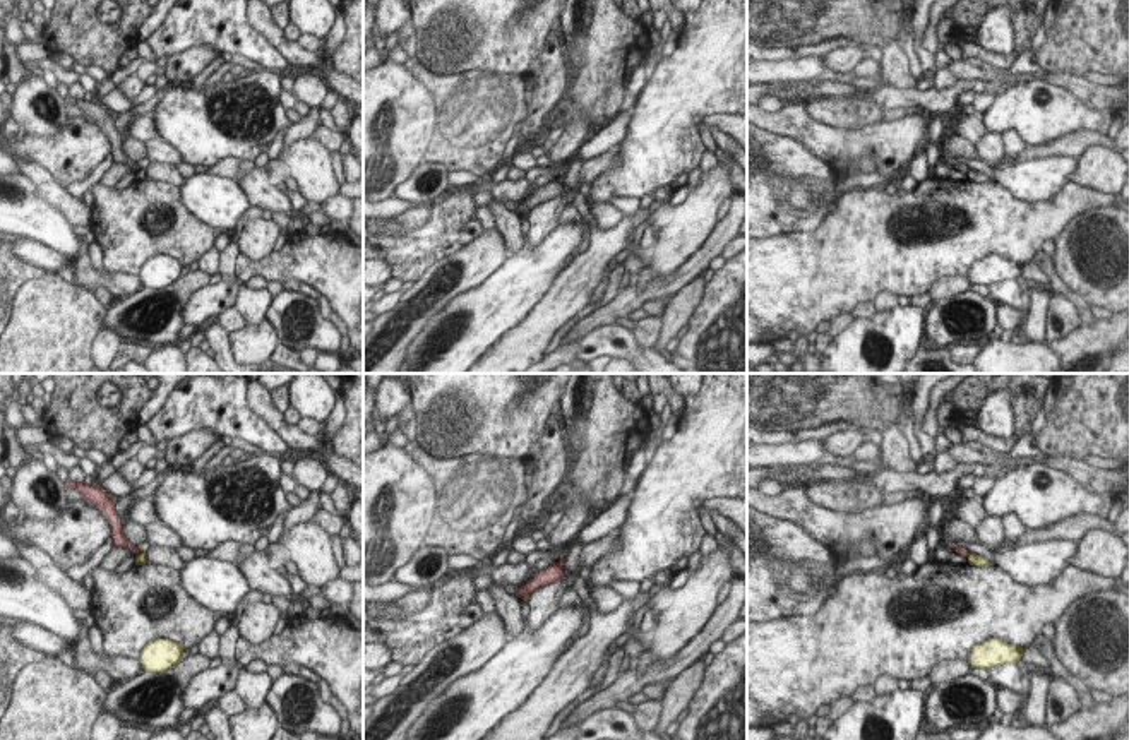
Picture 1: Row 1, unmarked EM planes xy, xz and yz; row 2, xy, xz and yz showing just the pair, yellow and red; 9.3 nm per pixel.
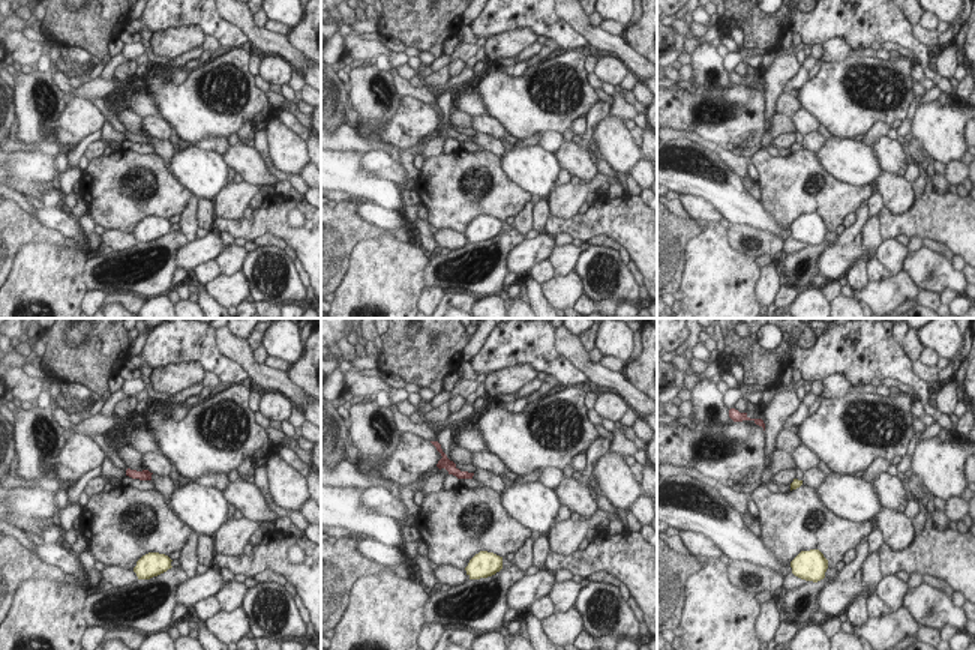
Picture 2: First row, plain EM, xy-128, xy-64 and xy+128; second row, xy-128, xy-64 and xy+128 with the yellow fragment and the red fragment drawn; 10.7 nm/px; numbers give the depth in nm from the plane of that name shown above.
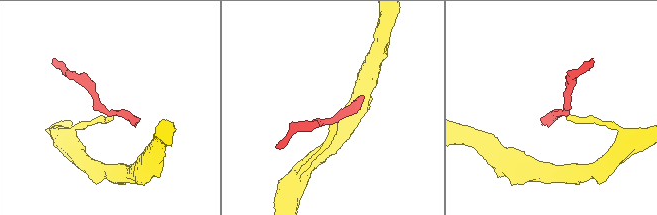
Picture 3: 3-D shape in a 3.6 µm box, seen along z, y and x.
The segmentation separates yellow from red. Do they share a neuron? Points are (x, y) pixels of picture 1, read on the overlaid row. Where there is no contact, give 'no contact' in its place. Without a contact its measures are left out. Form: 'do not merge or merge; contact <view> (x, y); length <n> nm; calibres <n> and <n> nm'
do not merge; contact xz (525, 596); length 90 nm; calibres 50 and 160 nm

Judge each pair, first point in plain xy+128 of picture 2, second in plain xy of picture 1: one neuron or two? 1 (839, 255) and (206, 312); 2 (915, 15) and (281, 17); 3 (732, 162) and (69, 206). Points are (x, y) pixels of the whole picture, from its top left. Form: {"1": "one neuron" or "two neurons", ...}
{"1": "one neuron", "2": "one neuron", "3": "one neuron"}

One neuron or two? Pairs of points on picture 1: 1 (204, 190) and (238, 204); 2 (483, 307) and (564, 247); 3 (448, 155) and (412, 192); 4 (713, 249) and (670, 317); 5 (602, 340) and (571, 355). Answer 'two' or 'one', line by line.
1: one
2: one
3: two
4: two
5: two

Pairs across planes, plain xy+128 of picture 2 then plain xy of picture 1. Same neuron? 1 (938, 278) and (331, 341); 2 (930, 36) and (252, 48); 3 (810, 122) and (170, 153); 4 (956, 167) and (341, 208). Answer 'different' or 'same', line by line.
1: same
2: different
3: same
4: same

